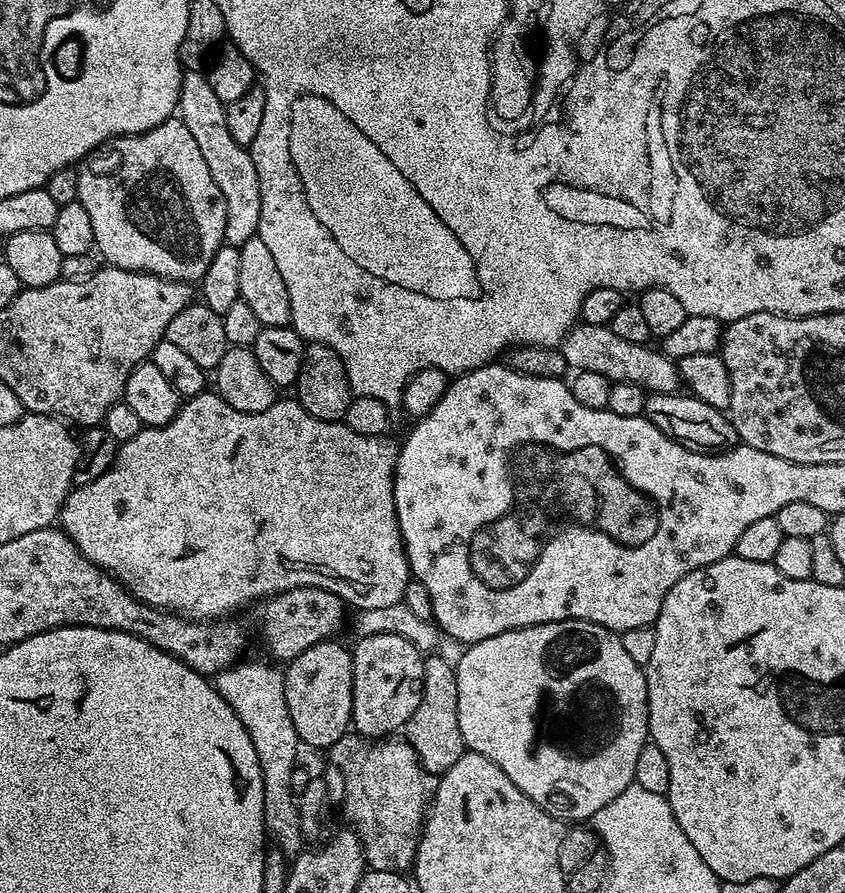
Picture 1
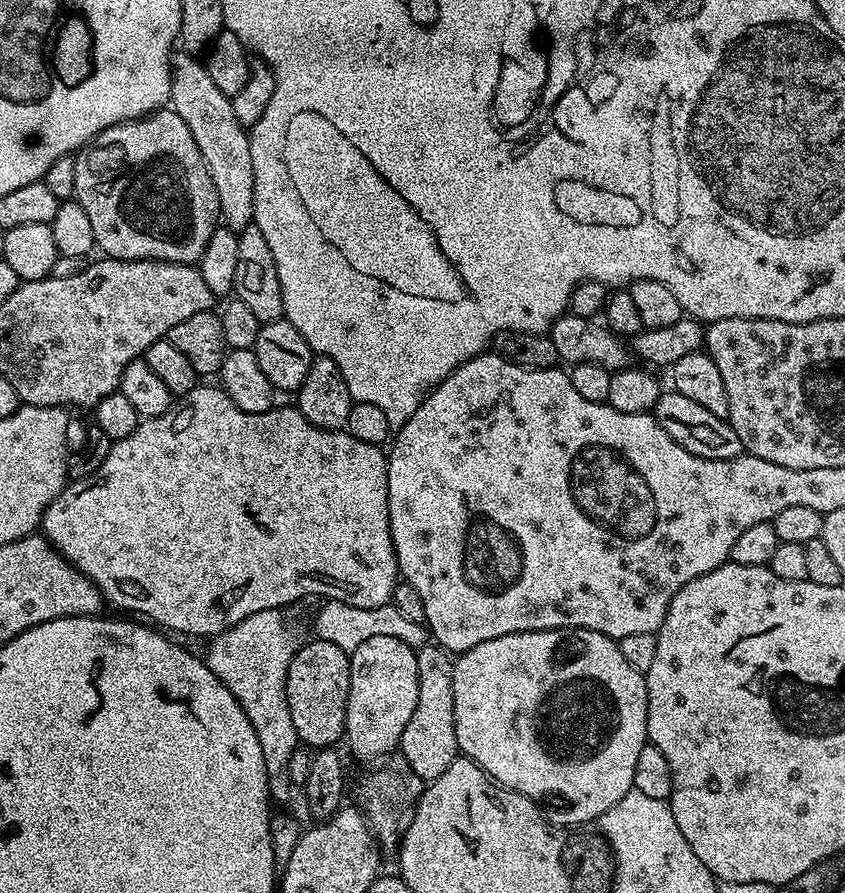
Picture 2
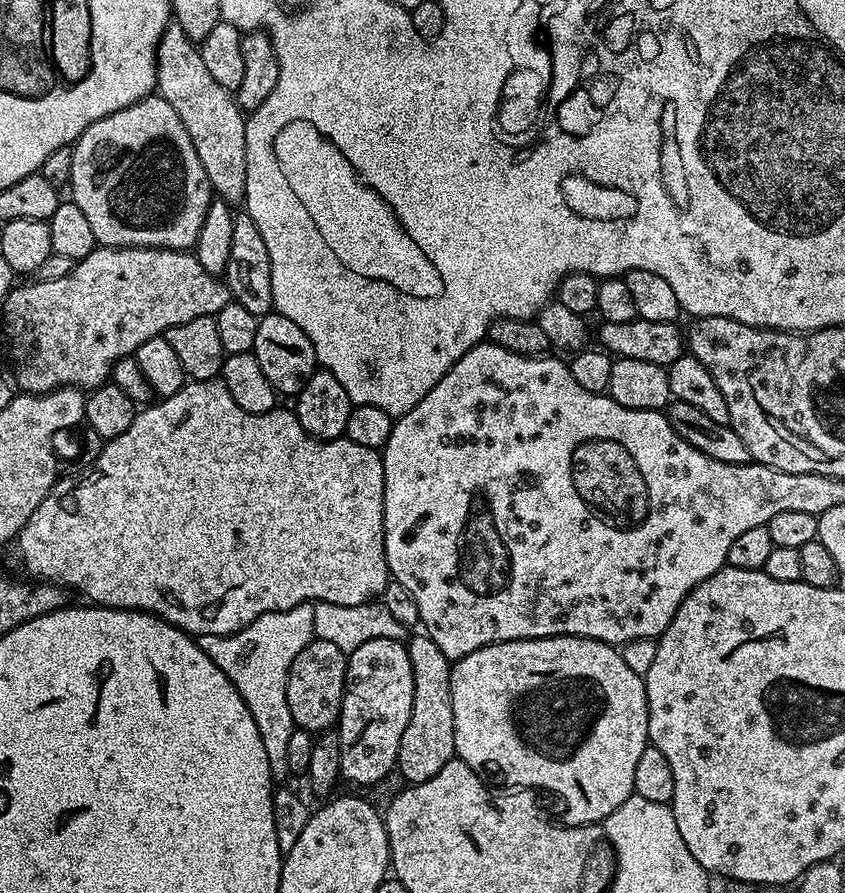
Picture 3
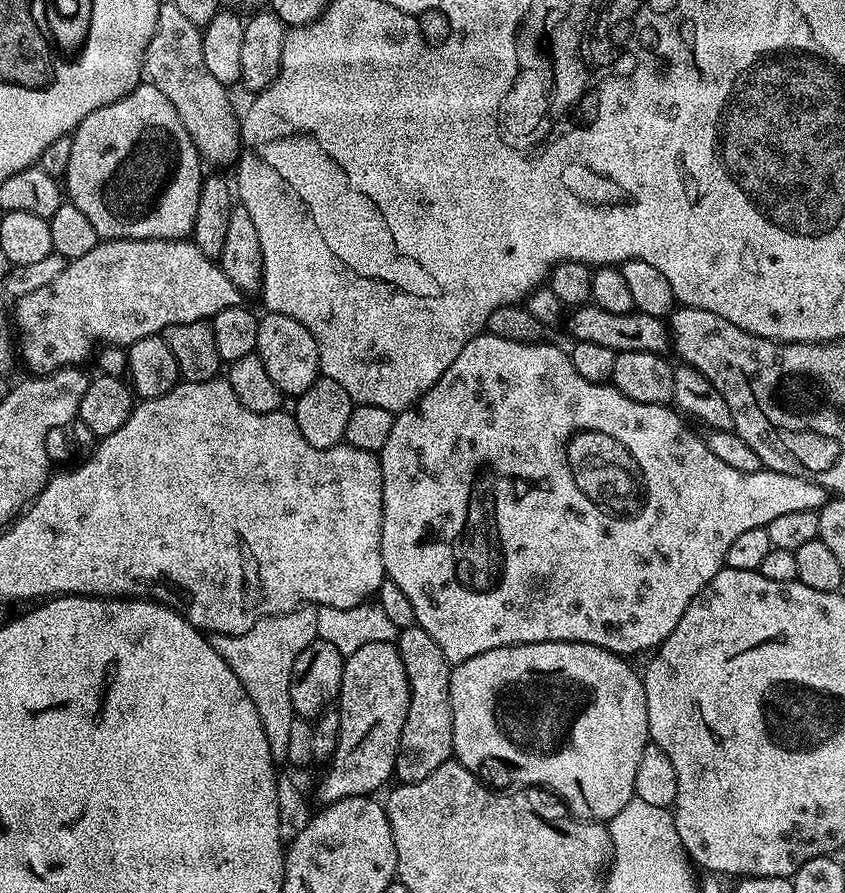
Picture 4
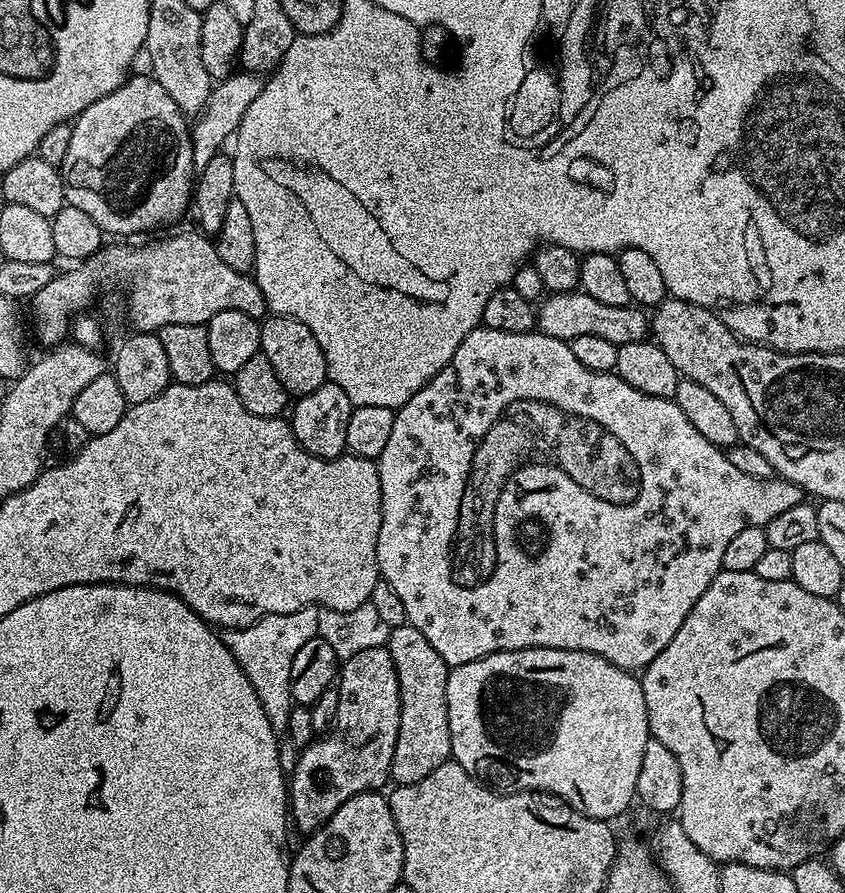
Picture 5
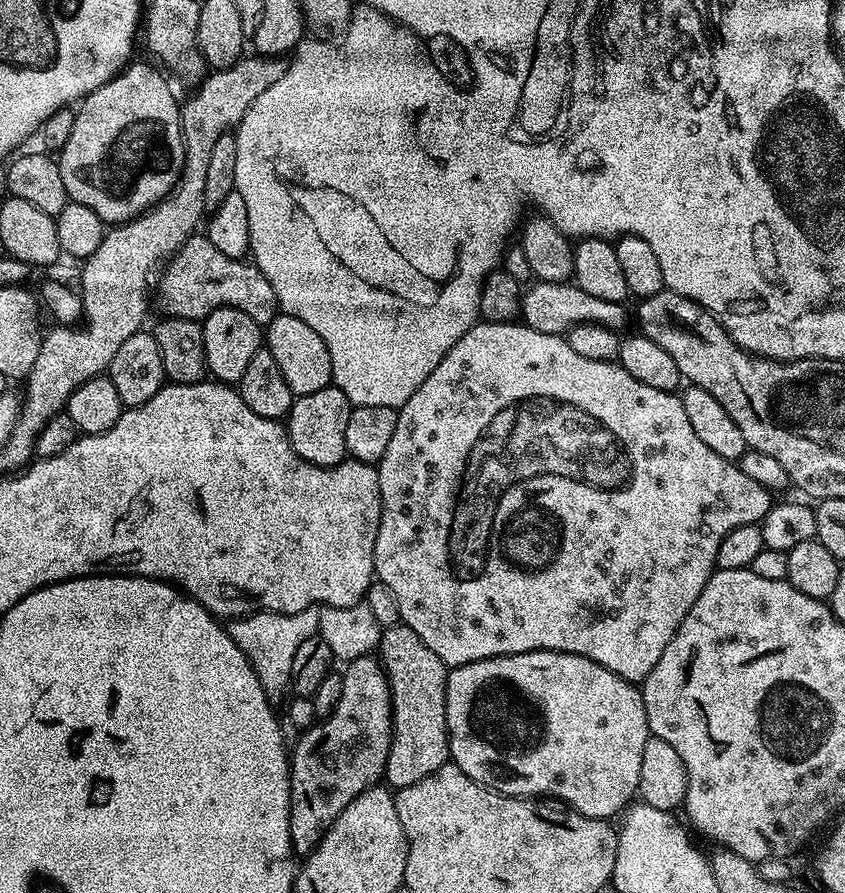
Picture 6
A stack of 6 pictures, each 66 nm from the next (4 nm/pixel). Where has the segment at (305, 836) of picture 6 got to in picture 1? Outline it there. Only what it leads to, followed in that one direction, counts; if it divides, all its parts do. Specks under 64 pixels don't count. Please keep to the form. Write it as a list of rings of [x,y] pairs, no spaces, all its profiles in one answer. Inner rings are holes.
[[[398,634],[361,636],[351,649],[353,660],[353,710],[351,727],[369,738],[391,737],[422,702],[425,657],[415,643]]]

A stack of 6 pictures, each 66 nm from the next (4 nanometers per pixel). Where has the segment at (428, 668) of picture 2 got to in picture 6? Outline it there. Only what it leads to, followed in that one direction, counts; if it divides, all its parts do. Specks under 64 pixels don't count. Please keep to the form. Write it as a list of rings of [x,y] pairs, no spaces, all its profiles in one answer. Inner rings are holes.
[[[403,622],[381,631],[378,659],[392,695],[392,741],[383,779],[399,790],[422,782],[422,778],[449,763],[446,682],[450,668]]]

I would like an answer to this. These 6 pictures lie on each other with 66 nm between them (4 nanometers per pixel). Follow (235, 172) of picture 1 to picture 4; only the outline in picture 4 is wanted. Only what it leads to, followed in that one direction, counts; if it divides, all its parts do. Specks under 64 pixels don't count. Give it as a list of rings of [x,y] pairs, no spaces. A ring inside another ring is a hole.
[[[174,2],[161,3],[158,10],[158,26],[154,26],[154,38],[150,38],[148,48],[144,51],[143,75],[147,83],[154,85],[162,94],[166,94],[170,106],[178,110],[178,118],[182,118],[182,126],[192,135],[192,141],[205,165],[213,164],[213,169],[224,170],[224,167],[235,165],[240,159],[240,129],[242,127],[238,116],[232,113],[232,100],[228,97],[229,89],[206,67],[206,58],[202,58],[202,28],[201,25],[190,22],[178,10]]]

